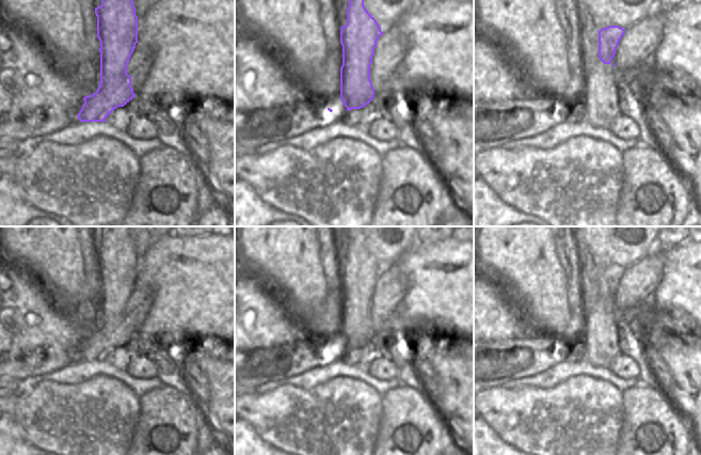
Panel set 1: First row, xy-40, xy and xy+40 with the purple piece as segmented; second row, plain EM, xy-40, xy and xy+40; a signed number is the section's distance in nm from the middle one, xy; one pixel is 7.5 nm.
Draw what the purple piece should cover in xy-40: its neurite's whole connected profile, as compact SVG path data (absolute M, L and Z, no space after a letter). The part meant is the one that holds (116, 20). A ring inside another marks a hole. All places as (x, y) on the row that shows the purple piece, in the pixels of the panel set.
M101 0L101 5L95 7L95 14L100 42L100 82L95 93L83 97L78 119L80 122L109 122L115 128L127 131L129 123L140 116L131 76L127 74L129 59L138 43L139 18L132 0Z

